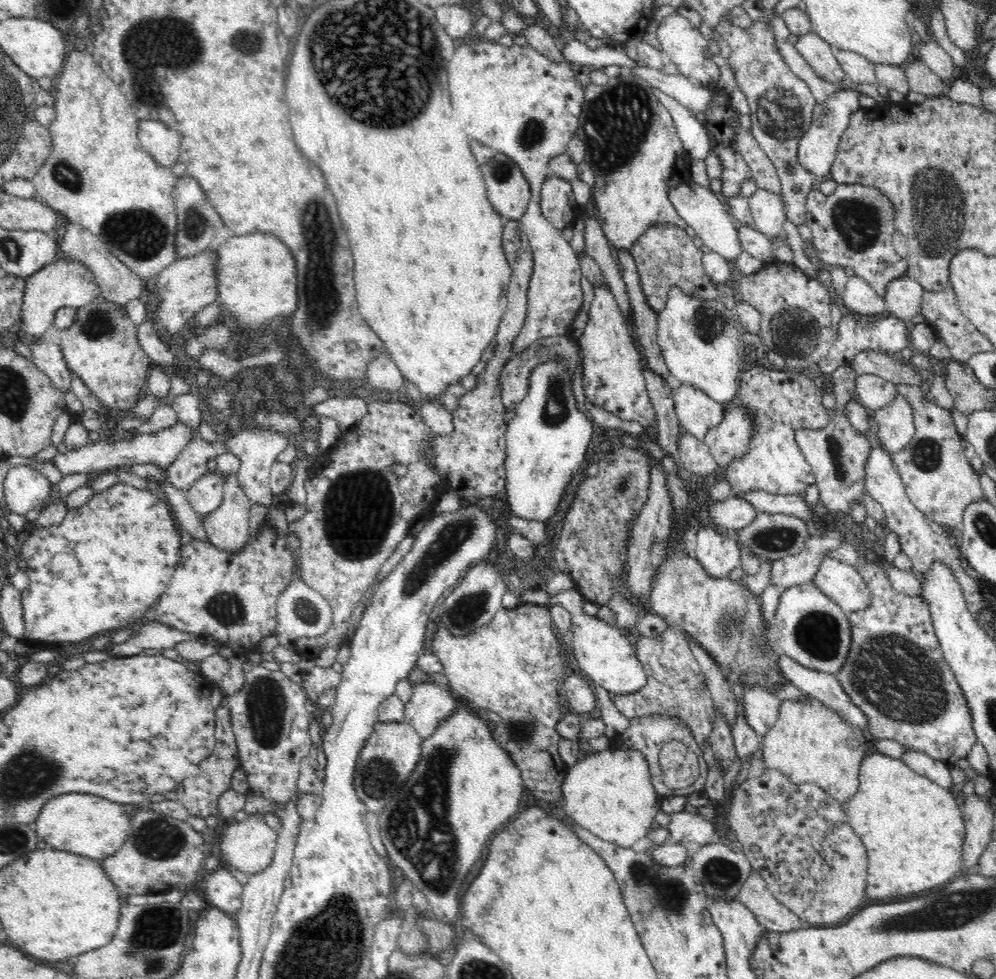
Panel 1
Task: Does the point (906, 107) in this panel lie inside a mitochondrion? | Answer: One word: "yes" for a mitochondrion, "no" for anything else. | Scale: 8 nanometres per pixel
no

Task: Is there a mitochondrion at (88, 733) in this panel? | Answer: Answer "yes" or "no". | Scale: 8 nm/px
no

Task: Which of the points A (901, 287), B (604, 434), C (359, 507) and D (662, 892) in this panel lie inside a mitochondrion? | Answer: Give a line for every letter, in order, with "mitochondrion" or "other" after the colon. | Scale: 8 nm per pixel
A: other
B: other
C: mitochondrion
D: mitochondrion

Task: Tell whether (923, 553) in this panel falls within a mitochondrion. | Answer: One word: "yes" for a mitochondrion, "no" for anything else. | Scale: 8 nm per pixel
no

